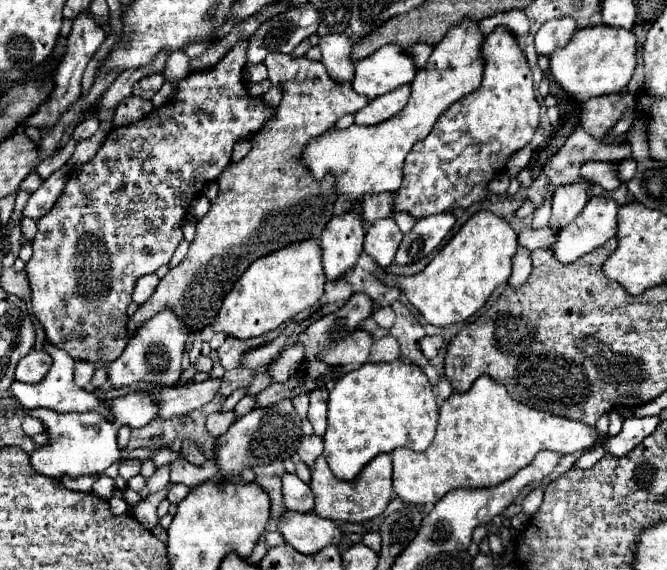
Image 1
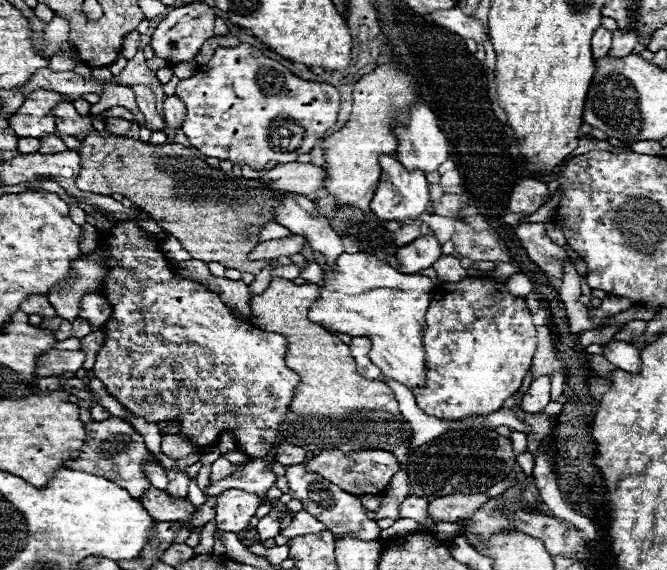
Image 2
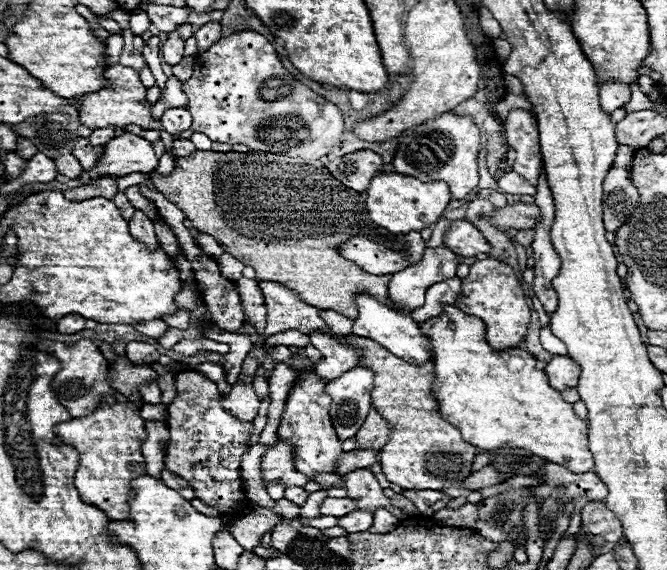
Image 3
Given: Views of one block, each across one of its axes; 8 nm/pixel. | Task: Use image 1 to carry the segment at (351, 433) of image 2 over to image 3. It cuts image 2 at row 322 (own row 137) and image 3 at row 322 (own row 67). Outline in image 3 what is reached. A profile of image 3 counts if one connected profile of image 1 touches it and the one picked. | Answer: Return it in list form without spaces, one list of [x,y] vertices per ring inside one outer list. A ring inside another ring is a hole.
[[[260,280],[260,288],[268,308],[264,338],[284,330],[300,330],[304,334],[314,330],[330,332],[324,320],[318,316],[318,310],[302,302],[294,290],[270,280]]]

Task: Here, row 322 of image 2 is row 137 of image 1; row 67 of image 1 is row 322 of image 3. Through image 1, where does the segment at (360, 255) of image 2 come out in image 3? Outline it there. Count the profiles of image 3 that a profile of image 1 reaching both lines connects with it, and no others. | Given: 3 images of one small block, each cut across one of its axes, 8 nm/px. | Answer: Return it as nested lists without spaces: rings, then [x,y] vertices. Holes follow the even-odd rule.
[[[444,306],[444,312],[436,318],[420,324],[424,336],[432,340],[432,360],[436,366],[436,396],[440,396],[440,414],[456,428],[460,428],[464,440],[480,450],[492,448],[524,448],[546,462],[560,464],[572,472],[594,470],[594,460],[588,450],[588,424],[578,418],[574,406],[564,402],[560,392],[548,382],[544,370],[536,368],[536,358],[520,348],[494,350],[486,342],[486,326],[480,318],[464,314],[456,306]]]

